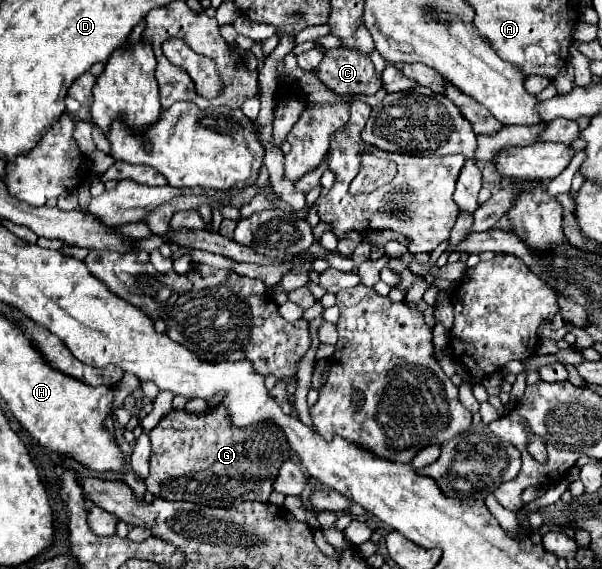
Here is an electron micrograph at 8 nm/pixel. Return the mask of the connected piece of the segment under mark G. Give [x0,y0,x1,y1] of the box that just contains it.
[144,409,290,507]

